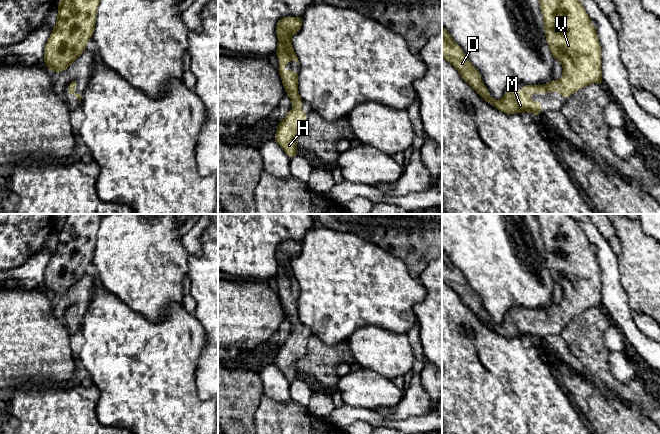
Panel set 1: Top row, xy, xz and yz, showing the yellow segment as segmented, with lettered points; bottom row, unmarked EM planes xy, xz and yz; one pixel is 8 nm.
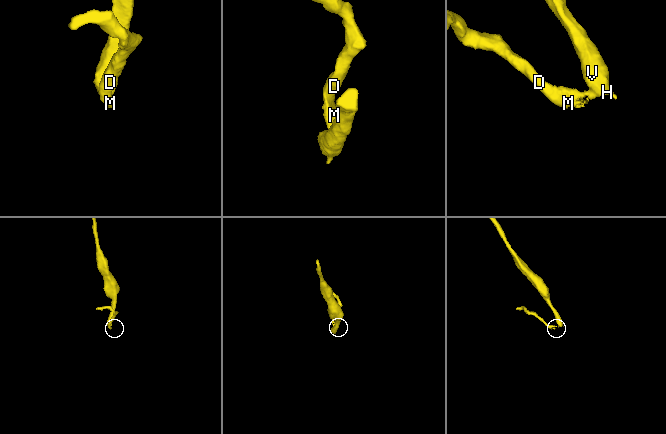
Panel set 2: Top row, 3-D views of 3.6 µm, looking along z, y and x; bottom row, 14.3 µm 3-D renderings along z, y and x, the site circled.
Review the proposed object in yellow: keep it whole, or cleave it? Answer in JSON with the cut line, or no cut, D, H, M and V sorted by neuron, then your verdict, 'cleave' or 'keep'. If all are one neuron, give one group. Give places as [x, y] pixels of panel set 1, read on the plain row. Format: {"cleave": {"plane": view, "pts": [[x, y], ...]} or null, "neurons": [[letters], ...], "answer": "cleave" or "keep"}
{"cleave": null, "neurons": [["D", "H", "M", "V"]], "answer": "keep"}

